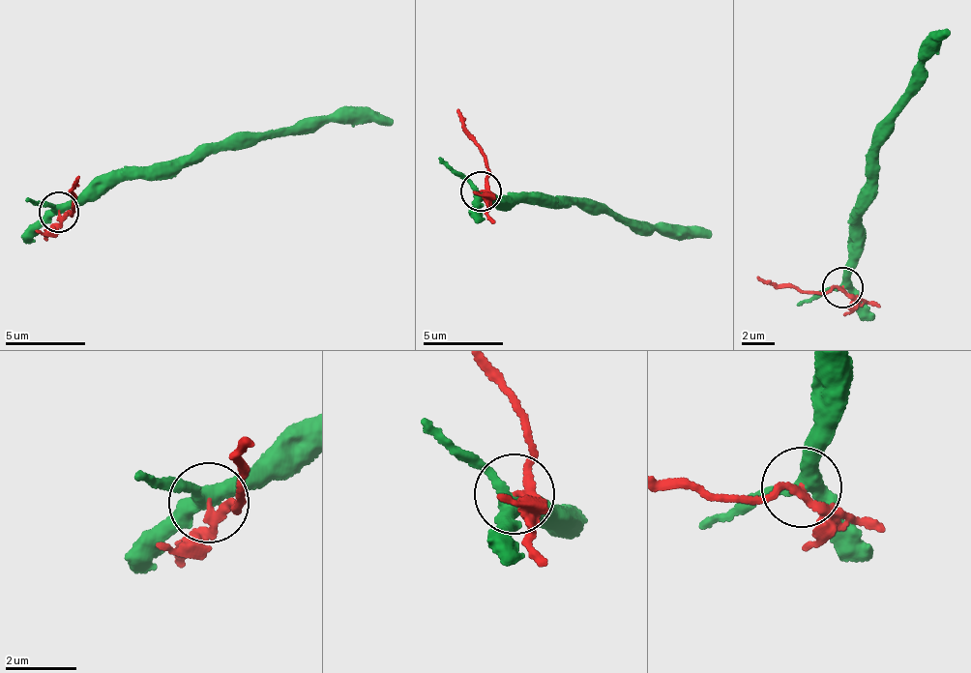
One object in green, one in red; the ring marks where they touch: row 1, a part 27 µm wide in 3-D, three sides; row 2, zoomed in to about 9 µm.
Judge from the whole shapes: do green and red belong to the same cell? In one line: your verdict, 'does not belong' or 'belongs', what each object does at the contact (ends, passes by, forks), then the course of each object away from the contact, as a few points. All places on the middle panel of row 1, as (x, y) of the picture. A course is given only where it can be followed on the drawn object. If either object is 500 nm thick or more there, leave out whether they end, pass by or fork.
does not belong | green forks | red passes by | green via (481, 192), (506, 203), (517, 195), (555, 203), (578, 200), (652, 231), (657, 226), (707, 231) | red via (481, 192), (486, 155), (457, 111)

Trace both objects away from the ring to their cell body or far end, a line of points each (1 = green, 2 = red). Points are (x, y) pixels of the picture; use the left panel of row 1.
1: (59, 211), (96, 198), (127, 178), (171, 178), (221, 148), (313, 134), (330, 121), (392, 118)
2: (59, 211), (76, 210), (79, 175)

